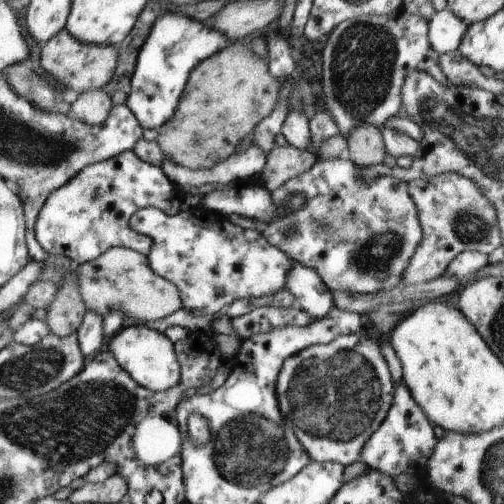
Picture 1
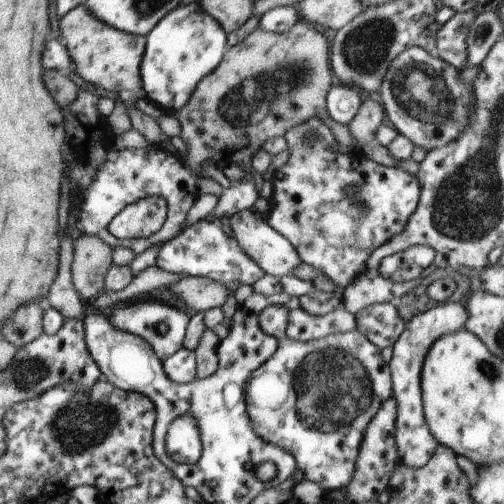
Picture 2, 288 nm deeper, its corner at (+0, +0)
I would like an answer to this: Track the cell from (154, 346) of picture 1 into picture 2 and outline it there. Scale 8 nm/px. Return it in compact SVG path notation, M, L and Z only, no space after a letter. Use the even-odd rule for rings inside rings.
M159 300L137 302L137 304L131 304L131 308L125 308L125 306L119 308L119 304L117 304L115 310L111 312L111 318L109 318L111 326L117 328L119 332L129 332L129 334L133 334L133 336L143 338L143 340L153 348L153 352L157 354L157 358L159 358L161 362L163 362L165 358L173 356L177 350L181 350L181 346L183 346L183 338L185 338L185 330L187 330L189 320L191 320L191 318L187 318L185 312L179 312L177 308L165 306L165 304L159 304ZM159 322L163 322L163 324L169 326L167 334L163 334L163 336L157 334L157 330L155 330Z

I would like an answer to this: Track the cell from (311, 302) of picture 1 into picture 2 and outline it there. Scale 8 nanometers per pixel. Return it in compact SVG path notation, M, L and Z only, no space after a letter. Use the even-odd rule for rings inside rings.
M251 210L233 214L229 218L229 226L233 230L233 238L237 240L237 244L247 252L249 258L255 260L255 264L259 264L265 276L291 276L303 264L291 242L279 232L275 232L265 220L259 220Z

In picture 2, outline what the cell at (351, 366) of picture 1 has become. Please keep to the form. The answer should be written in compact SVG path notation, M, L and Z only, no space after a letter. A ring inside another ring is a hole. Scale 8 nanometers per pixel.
M267 306L259 314L259 328L277 338L277 352L251 372L245 384L247 414L251 418L253 430L263 438L263 442L275 444L285 452L291 452L295 466L303 470L305 480L317 482L327 494L333 490L343 490L355 470L355 460L367 430L367 424L383 408L381 404L393 396L391 370L381 358L381 350L367 340L359 330L331 334L315 342L297 342L287 336L289 312L285 306Z

